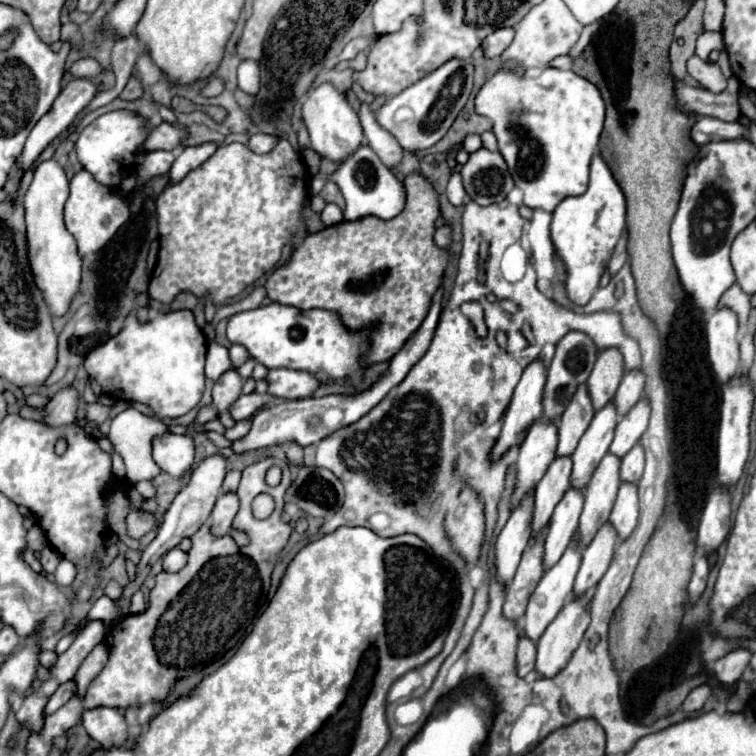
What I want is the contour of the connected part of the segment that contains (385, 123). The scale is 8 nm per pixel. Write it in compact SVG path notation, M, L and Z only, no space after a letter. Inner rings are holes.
M450 60L422 80L418 80L416 84L396 94L394 98L390 98L382 108L374 112L374 118L400 142L404 152L414 154L418 150L426 150L448 132L458 112L464 108L472 92L472 74L474 66L468 60Z

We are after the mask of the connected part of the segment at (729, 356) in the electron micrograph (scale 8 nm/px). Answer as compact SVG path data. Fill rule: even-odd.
M718 308L706 322L706 350L716 378L720 384L728 384L740 364L738 318L730 308Z

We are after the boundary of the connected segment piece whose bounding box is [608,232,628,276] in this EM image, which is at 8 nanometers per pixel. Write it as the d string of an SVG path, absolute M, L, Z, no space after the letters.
M624 232L622 238L620 238L620 242L616 244L616 250L614 250L612 260L610 260L610 264L608 264L610 276L614 276L614 274L626 264L626 260L628 260L628 252L626 252L626 232Z

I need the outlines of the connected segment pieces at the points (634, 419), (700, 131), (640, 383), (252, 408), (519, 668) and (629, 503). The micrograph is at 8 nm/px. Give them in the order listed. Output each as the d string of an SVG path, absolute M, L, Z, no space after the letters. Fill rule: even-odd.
M642 398L616 426L616 434L614 440L610 444L610 454L622 458L624 454L628 454L632 450L632 446L640 440L640 436L644 434L646 426L648 426L648 418L650 418L650 406L648 402Z
M702 116L692 128L692 140L698 146L716 142L716 140L740 140L740 138L746 138L746 134L748 134L748 128L742 126L740 122L724 122L710 116Z
M640 370L626 372L612 400L616 404L618 418L622 418L642 398L642 392L644 392L644 374Z
M252 392L252 394L242 394L238 400L236 400L236 404L232 404L232 408L228 408L228 412L230 412L230 416L238 422L238 420L246 420L246 418L250 418L256 410L260 410L266 402L276 402L276 398L274 396L270 396L270 394L256 394L256 392Z
M522 636L516 650L516 674L524 678L528 672L534 670L534 662L536 662L536 644L526 636Z
M624 482L618 490L616 504L608 518L608 522L616 530L618 542L624 542L636 528L636 520L638 520L638 494L636 492L638 492L636 486L628 482Z

